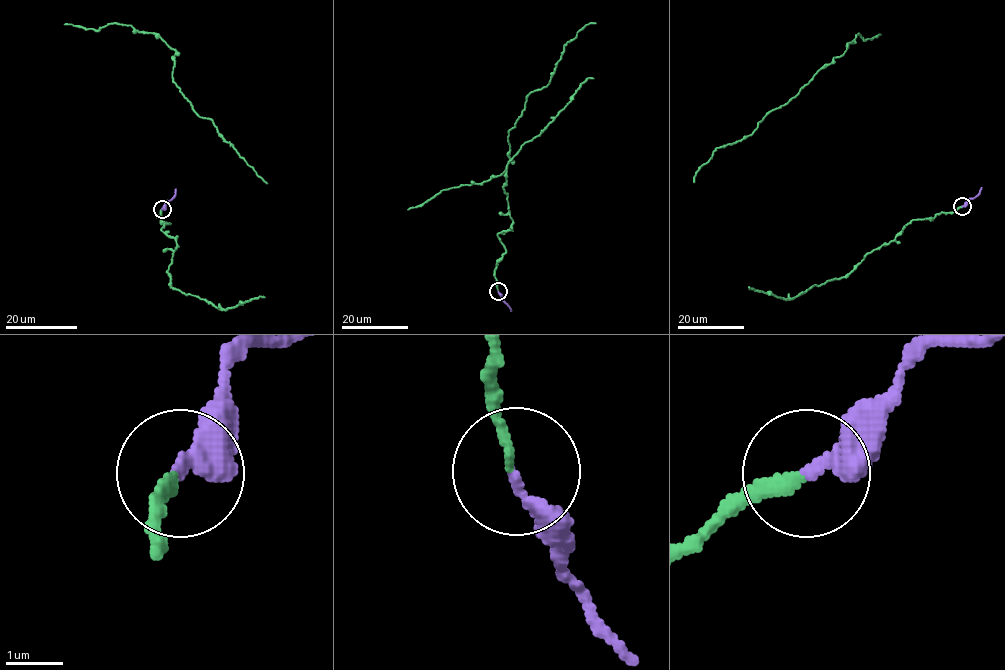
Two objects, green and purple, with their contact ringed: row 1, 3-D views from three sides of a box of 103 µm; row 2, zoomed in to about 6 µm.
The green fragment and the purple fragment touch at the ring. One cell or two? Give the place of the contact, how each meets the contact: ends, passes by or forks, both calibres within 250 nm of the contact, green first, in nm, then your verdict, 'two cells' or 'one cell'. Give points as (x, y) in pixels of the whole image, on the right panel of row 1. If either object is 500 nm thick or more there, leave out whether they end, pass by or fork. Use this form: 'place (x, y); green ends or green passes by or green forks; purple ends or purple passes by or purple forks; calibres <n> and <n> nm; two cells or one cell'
place (962, 206); green ends; purple ends; calibres 190 and 260 nm; one cell

